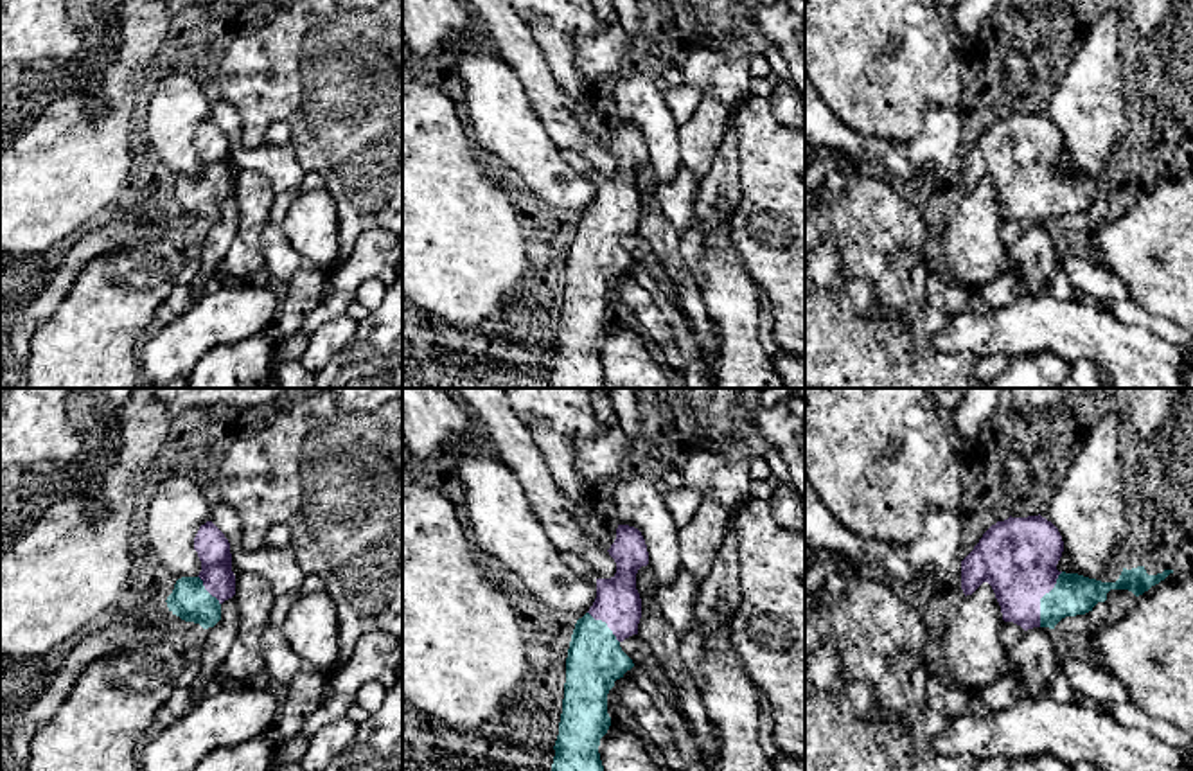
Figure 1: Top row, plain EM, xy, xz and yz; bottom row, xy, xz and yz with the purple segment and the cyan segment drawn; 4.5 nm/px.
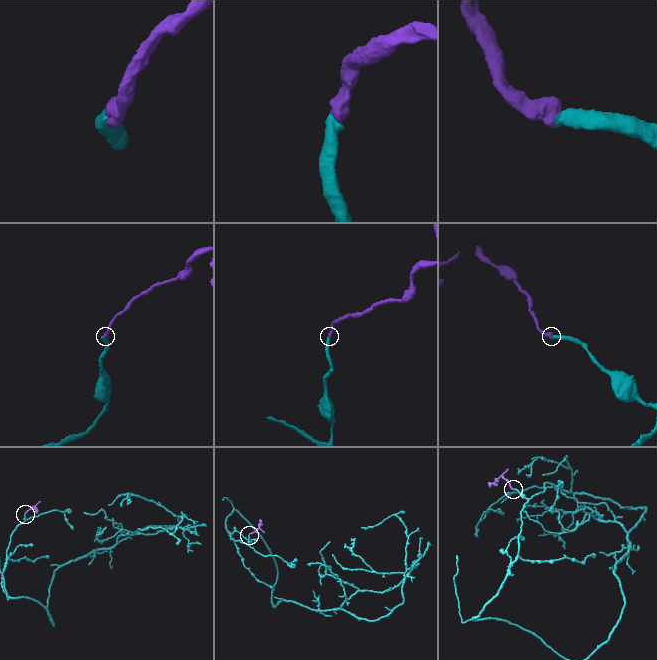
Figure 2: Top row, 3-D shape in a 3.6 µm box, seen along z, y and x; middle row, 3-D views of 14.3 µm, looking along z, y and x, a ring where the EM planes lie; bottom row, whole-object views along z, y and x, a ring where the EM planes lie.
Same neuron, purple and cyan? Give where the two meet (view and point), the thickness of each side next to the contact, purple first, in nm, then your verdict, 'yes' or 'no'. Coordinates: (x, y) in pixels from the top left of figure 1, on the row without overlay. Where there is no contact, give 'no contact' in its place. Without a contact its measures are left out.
contact yz (1041, 194); calibres 360 and 180 nm; yes

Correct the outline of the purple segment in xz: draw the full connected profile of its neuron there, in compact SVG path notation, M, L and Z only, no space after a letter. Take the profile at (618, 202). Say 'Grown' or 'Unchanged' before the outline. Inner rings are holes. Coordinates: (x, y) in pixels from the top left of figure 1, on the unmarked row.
Grown. M618 122L607 147L616 160L611 176L596 176L596 196L577 217L568 255L562 311L548 388L604 388L600 336L611 323L607 291L634 264L620 241L638 232L641 196L636 171L649 162L641 129Z

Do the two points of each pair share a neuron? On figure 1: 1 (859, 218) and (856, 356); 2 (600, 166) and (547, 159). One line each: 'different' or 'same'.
1: same
2: different

